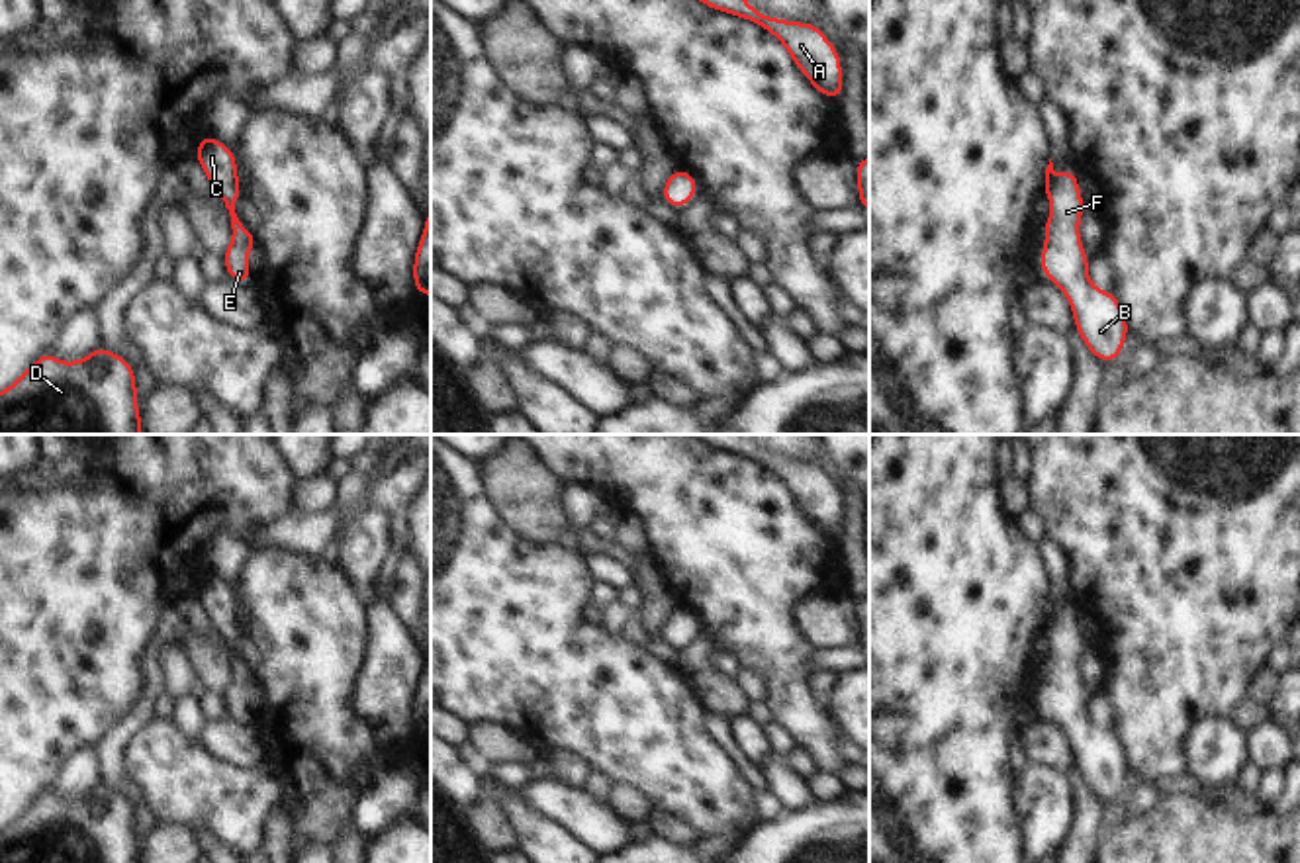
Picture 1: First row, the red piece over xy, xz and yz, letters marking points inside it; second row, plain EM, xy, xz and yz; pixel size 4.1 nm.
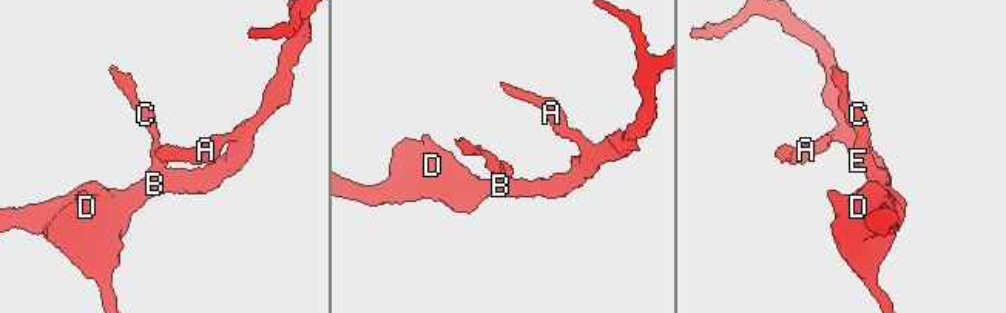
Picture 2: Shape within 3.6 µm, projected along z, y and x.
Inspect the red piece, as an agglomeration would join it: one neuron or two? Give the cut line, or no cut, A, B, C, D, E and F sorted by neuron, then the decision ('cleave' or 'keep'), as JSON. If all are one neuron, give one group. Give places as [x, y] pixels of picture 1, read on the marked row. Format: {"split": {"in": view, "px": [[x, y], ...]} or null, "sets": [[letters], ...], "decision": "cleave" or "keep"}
{"split": null, "sets": [["A", "B", "C", "D", "E", "F"]], "decision": "keep"}

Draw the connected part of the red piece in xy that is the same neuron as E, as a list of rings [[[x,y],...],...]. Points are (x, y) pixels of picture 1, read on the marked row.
[[[198,135],[198,153],[194,155],[206,172],[209,186],[223,200],[231,215],[231,245],[221,252],[227,278],[249,286],[253,268],[245,260],[256,247],[256,237],[237,217],[235,204],[243,196],[239,188],[239,172],[235,153],[221,141]]]

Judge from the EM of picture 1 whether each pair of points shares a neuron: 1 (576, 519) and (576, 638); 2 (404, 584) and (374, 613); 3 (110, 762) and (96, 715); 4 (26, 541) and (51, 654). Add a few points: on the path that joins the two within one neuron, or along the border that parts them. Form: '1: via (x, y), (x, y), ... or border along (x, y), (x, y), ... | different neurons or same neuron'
1: border along (558, 545), (576, 550) | different neurons
2: border along (384, 603), (410, 638) | different neurons
3: border along (139, 707), (112, 725), (91, 746) | different neurons
4: via (26, 568), (26, 627) | same neuron

